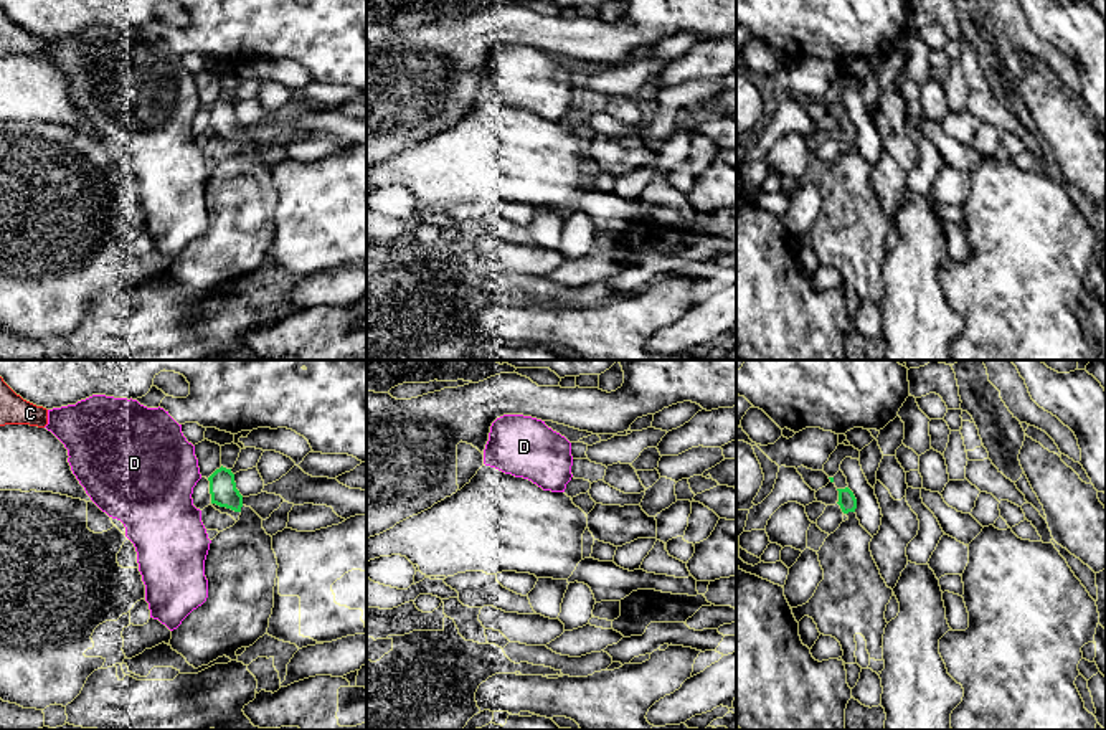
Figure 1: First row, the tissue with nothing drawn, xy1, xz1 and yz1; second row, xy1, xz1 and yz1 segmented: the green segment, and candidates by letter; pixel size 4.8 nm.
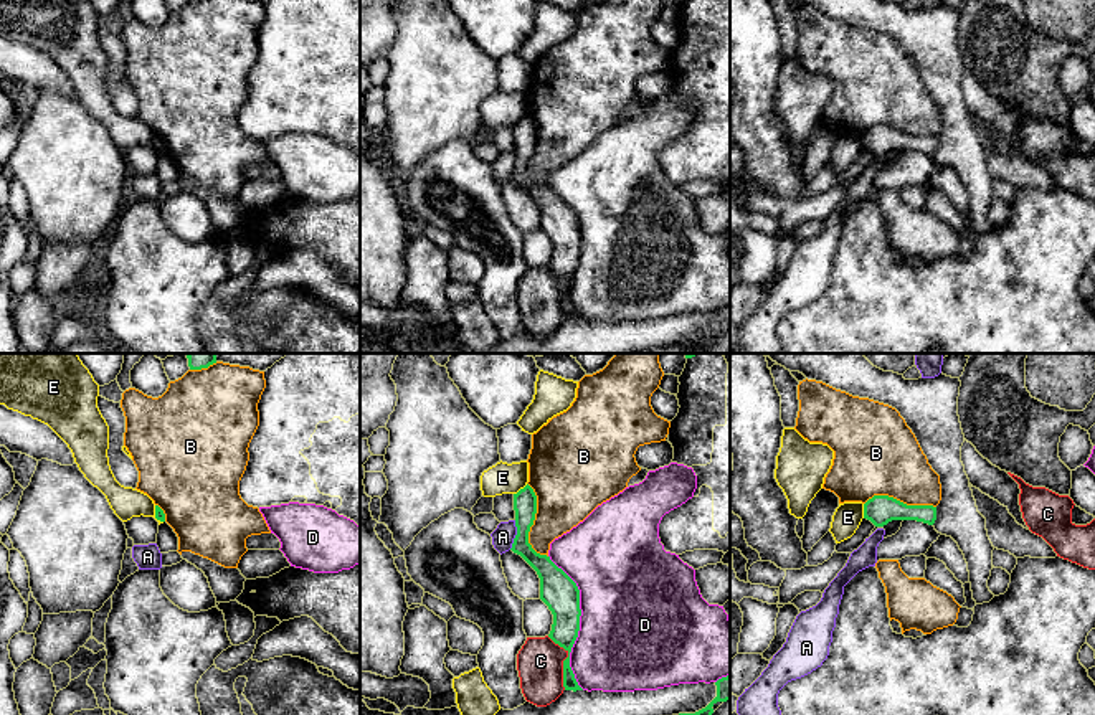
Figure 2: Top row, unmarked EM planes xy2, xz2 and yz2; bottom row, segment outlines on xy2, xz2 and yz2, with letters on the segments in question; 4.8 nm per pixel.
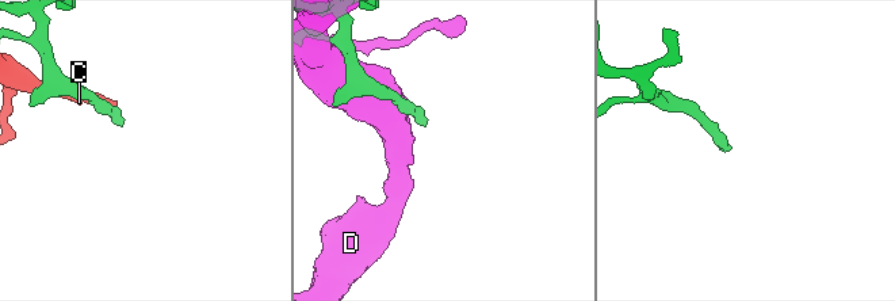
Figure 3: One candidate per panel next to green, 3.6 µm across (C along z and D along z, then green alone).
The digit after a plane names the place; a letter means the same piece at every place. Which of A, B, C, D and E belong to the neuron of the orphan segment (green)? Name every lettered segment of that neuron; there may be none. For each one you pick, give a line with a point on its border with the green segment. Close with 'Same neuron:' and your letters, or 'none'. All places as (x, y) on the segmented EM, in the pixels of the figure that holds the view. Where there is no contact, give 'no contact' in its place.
Same neuron: none

